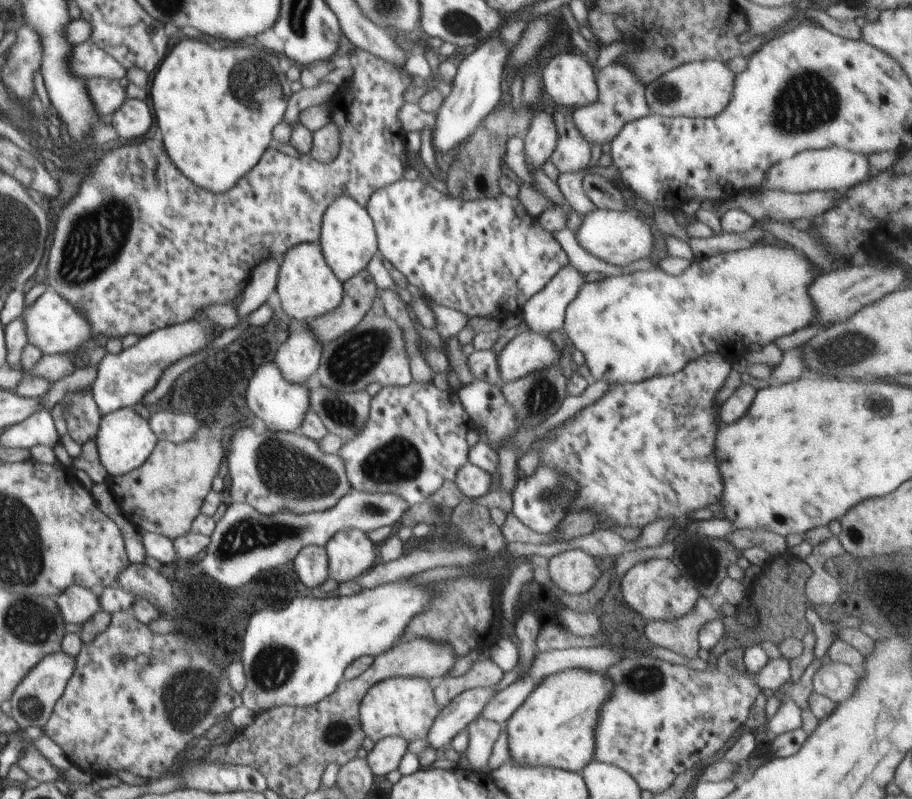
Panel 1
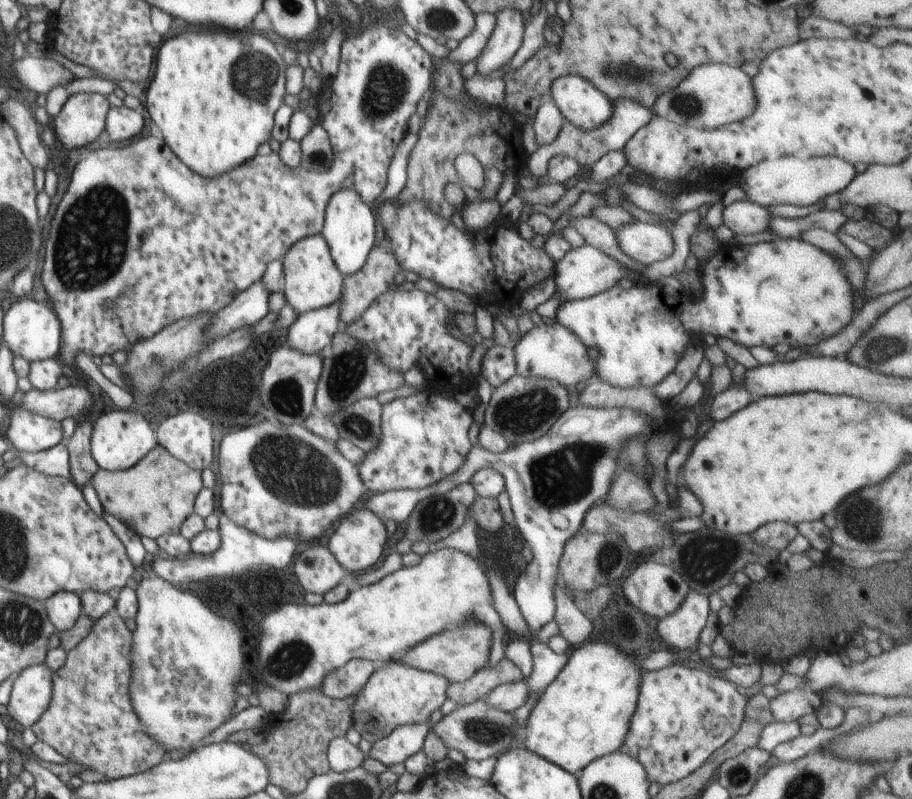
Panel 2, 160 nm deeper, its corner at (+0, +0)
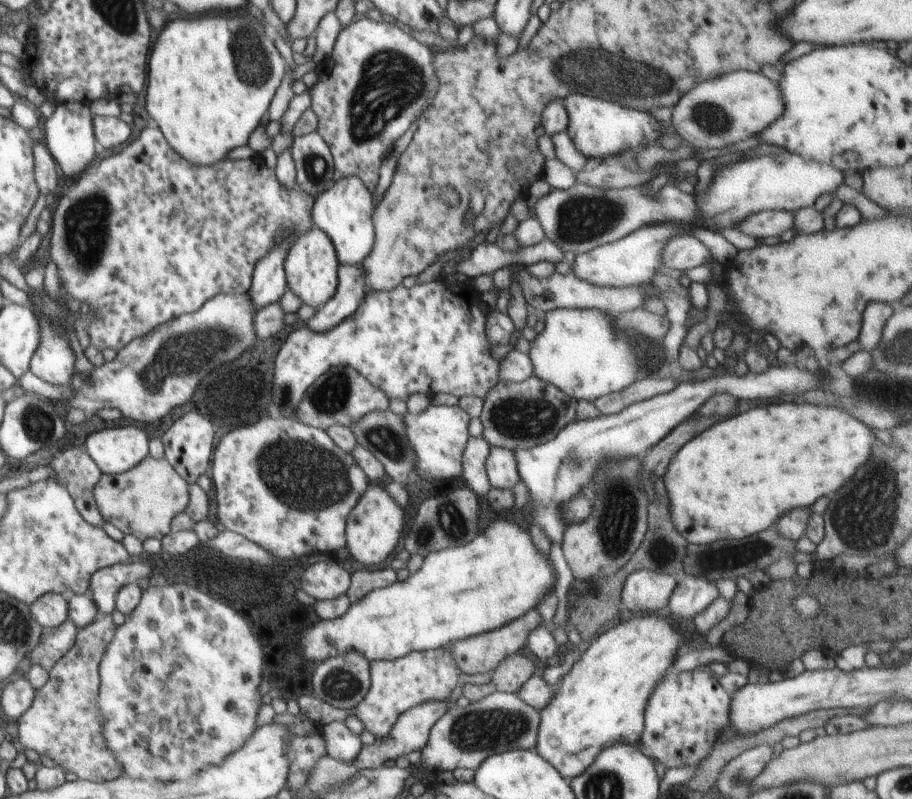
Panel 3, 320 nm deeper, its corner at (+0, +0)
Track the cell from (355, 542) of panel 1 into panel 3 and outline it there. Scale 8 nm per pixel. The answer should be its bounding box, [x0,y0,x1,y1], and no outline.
[346,483,404,564]

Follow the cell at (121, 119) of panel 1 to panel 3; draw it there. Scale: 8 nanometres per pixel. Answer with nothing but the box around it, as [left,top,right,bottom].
[91,115,132,150]

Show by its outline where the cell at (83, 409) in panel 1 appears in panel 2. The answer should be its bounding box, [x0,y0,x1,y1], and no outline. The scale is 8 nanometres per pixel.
[65,422,99,490]

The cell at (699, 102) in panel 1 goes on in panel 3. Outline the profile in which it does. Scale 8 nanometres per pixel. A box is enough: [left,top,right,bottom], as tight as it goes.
[672,71,785,150]

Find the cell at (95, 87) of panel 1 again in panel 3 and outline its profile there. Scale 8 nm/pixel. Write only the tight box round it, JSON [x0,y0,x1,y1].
[39,102,97,180]

